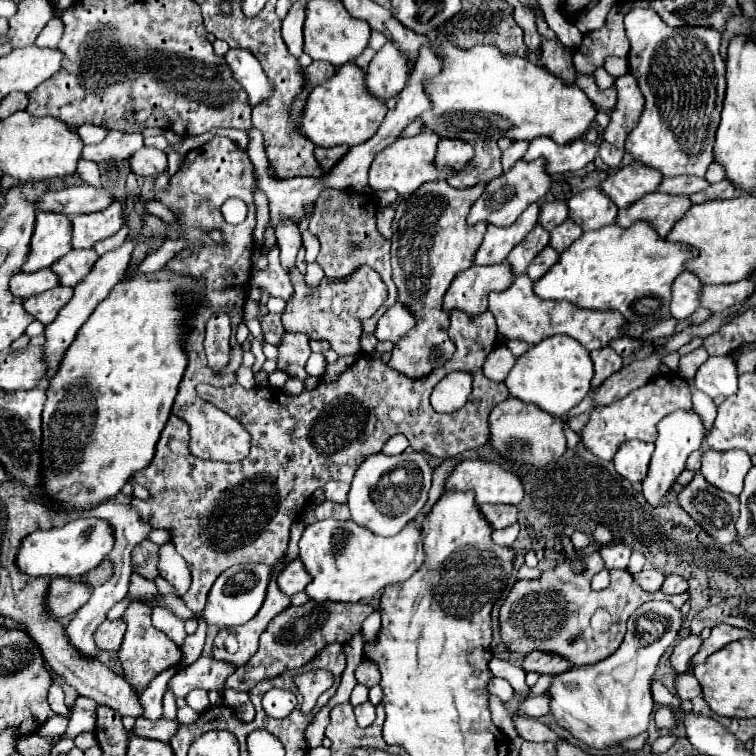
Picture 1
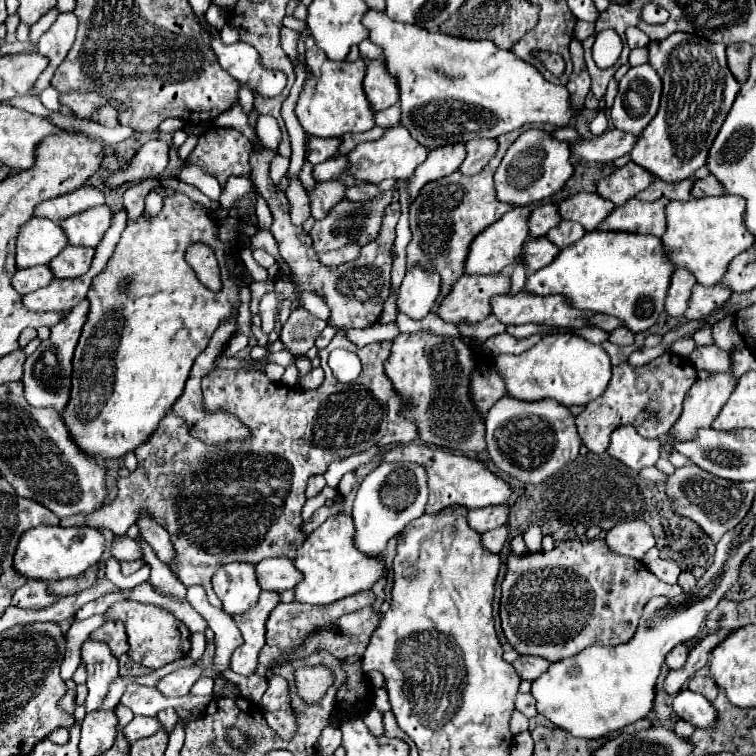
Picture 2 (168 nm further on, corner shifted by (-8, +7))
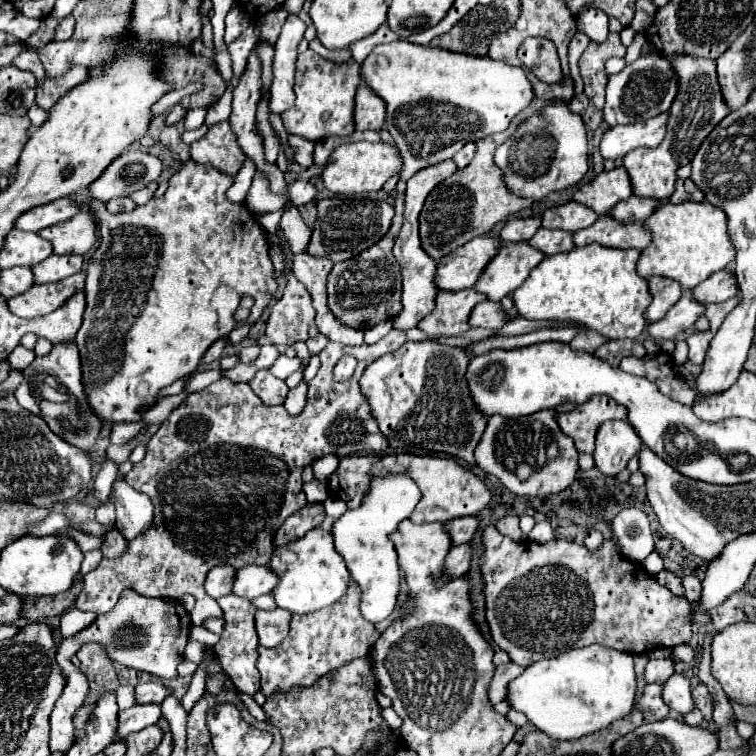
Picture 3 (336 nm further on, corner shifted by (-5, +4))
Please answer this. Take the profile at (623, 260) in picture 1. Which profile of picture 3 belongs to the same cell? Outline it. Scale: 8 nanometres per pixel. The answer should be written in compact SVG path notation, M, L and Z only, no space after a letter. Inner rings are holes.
M591 243L585 247L575 247L569 253L559 253L553 257L545 257L525 279L525 283L513 291L515 309L525 319L573 319L583 323L587 329L595 329L597 333L611 339L635 339L647 327L645 311L651 303L651 293L647 281L637 273L637 261L641 257L639 249L615 249L603 247L599 243Z

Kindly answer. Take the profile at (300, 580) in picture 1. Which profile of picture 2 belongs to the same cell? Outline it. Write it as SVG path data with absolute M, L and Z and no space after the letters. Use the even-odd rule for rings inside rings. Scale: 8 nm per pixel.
M286 558L262 560L256 566L256 576L262 590L274 590L274 592L294 588L298 580L302 580L300 572L294 568L294 562Z

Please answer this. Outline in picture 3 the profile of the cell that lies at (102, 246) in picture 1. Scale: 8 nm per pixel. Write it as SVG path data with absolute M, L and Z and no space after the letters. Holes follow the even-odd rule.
M149 183L149 185L145 185L143 189L131 193L129 199L131 199L133 203L137 203L137 205L143 205L143 203L147 203L147 201L153 197L153 191L155 191L155 189L157 189L157 183Z

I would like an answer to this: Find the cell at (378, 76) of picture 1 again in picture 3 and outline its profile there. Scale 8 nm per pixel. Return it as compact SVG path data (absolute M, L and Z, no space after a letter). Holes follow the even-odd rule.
M369 87L357 89L355 97L355 127L359 131L365 129L381 129L385 123L385 103L371 91Z

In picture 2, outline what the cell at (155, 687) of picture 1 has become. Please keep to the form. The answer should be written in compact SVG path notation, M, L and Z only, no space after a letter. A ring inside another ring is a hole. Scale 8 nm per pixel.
M168 708L168 710L162 710L162 712L158 712L158 714L156 714L156 718L158 718L158 722L162 724L162 730L164 730L166 734L170 734L170 732L174 730L176 722L180 720L180 718L178 718L178 714L176 714L174 710L170 710L170 708Z

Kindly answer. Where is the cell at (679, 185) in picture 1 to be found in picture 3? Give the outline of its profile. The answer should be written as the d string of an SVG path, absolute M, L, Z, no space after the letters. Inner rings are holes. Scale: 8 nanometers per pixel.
M631 195L629 199L619 201L611 215L615 215L615 219L623 221L623 223L631 223L631 219L647 219L647 215L651 215L651 211L655 211L655 207L659 207L663 201L659 199L651 199L651 197L639 197L639 195Z

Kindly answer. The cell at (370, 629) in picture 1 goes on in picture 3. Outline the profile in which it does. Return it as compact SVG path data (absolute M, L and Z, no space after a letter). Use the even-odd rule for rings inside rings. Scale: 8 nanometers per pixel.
M409 475L375 477L369 485L369 491L363 495L361 507L349 509L333 523L335 549L345 559L353 581L359 583L363 591L361 613L369 623L379 623L387 619L397 605L399 565L389 535L397 529L397 525L403 519L407 519L413 513L419 501L421 501L421 491Z

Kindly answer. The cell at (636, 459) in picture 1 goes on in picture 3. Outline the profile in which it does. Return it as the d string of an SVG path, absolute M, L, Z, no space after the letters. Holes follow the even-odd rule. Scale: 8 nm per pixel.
M607 421L597 433L597 449L593 453L595 465L605 475L617 475L627 467L629 459L641 451L641 447L643 443L629 423Z

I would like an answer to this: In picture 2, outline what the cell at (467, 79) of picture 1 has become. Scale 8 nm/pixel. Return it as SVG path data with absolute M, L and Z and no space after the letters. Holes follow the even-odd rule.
M370 10L364 16L364 26L370 28L370 40L382 48L382 60L390 76L396 78L400 90L400 124L420 144L434 150L448 144L468 142L474 138L498 138L530 122L548 122L566 126L576 112L570 108L570 94L564 86L550 84L528 62L516 58L510 50L502 50L490 40L464 40L442 32L428 32L412 24L390 20L386 14Z

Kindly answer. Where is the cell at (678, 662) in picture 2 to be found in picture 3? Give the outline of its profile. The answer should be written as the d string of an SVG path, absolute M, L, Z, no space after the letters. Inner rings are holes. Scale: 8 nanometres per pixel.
M653 659L645 667L645 681L647 683L663 683L675 673L675 661L673 659Z

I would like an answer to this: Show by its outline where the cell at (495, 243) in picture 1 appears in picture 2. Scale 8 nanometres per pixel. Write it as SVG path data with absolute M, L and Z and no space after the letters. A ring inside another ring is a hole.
M514 208L506 212L498 222L494 222L486 232L480 232L470 244L470 256L466 258L466 274L502 274L510 266L514 266L518 254L522 252L522 246L528 238L528 216L530 208Z

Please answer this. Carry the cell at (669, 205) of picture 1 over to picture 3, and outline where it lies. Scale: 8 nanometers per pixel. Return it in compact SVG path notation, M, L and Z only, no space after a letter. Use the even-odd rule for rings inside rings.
M601 215L591 227L573 233L575 247L583 247L589 243L599 243L605 247L635 247L645 249L651 245L651 231L643 221L621 223L611 215Z

